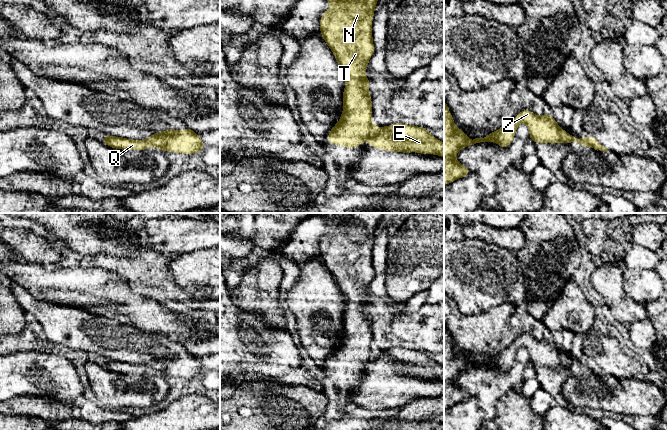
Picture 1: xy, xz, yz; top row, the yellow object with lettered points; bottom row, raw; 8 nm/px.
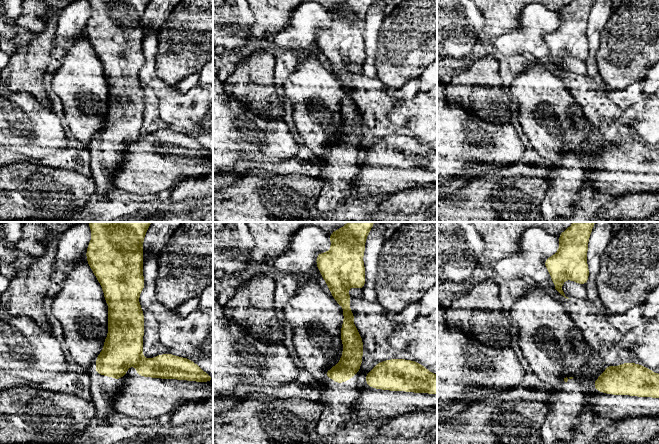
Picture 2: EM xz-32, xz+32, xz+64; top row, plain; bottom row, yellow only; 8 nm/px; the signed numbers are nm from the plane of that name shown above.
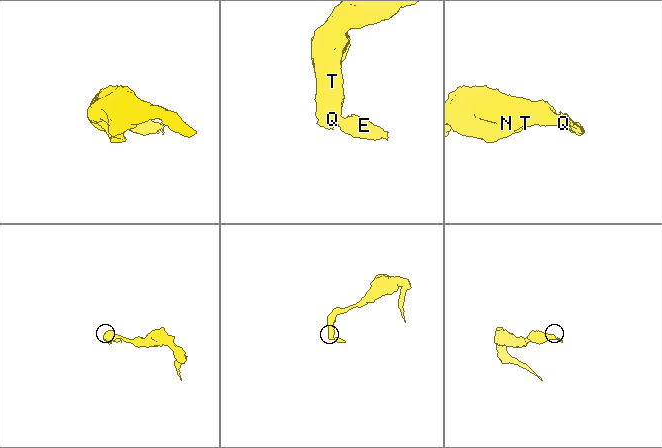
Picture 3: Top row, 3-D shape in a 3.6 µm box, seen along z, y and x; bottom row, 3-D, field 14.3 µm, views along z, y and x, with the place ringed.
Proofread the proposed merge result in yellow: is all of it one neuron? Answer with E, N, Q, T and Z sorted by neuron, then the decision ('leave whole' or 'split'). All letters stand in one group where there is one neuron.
groups E / N Q T Z; split

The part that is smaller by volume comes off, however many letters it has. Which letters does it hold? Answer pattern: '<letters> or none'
E

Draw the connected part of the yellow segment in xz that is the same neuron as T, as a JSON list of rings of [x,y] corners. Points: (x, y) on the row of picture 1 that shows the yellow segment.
[[[327,0],[330,9],[320,18],[320,33],[333,52],[342,69],[346,85],[343,90],[343,111],[340,120],[327,135],[330,144],[345,146],[348,150],[364,143],[373,129],[372,99],[369,80],[365,74],[371,56],[375,52],[372,37],[372,21],[378,0]]]

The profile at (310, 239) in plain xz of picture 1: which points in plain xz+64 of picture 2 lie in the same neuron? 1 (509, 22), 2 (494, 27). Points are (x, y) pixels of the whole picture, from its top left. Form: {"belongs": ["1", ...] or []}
{"belongs": []}

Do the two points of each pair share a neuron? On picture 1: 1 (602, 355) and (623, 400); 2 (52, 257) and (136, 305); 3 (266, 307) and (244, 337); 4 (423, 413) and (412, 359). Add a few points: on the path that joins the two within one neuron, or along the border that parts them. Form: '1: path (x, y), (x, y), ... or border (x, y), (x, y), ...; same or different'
1: border (608, 375), (614, 376), (622, 382), (635, 379); different
2: border (26, 261), (49, 265); different
3: border (238, 306), (256, 311), (270, 326), (280, 328); different
4: border (433, 397), (416, 398), (400, 408); different

